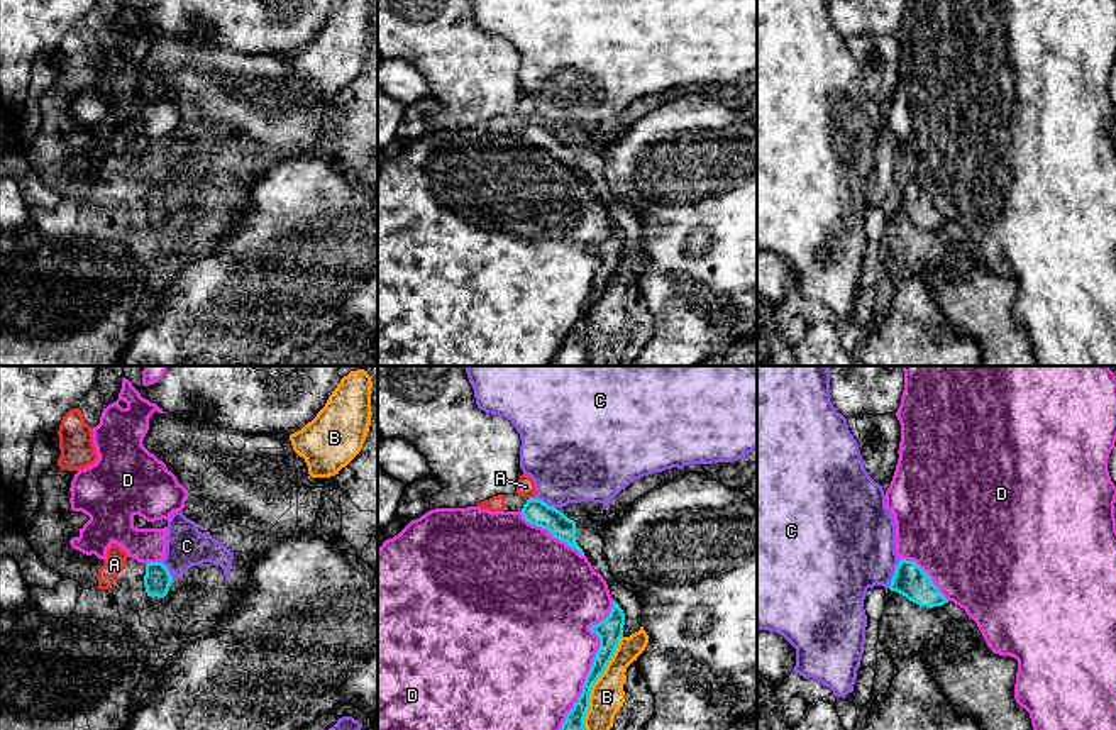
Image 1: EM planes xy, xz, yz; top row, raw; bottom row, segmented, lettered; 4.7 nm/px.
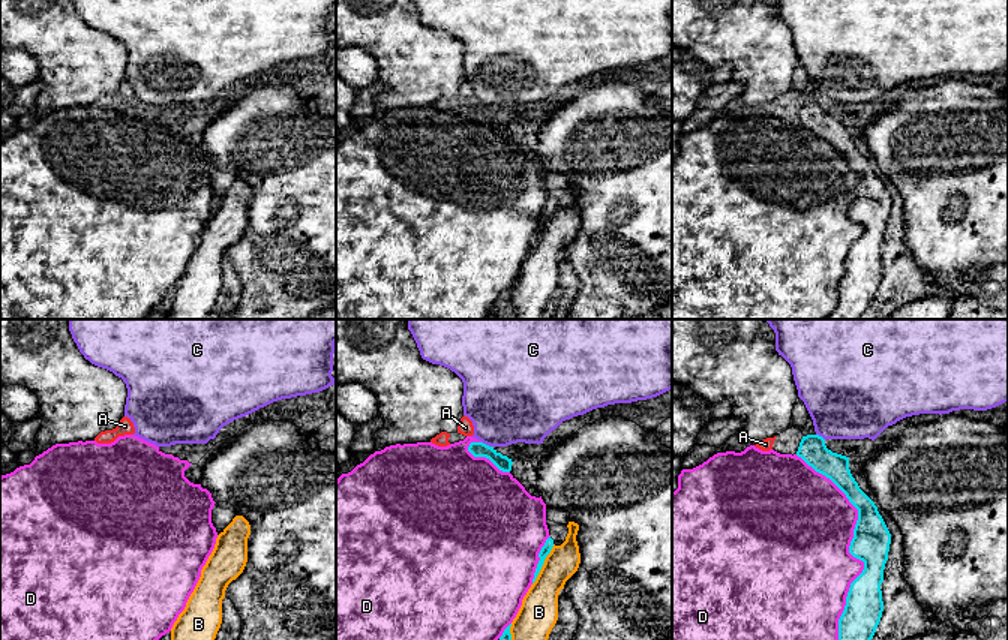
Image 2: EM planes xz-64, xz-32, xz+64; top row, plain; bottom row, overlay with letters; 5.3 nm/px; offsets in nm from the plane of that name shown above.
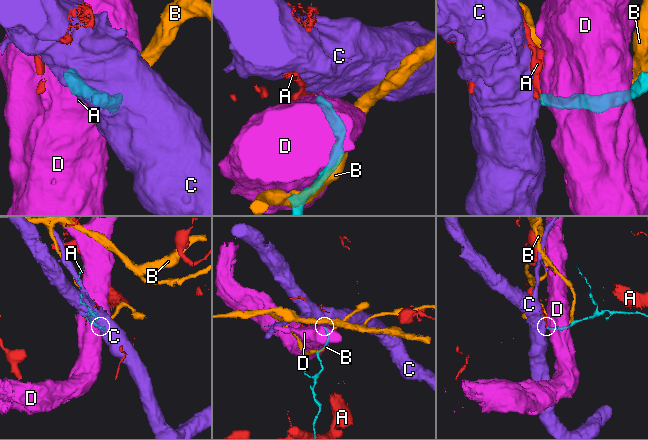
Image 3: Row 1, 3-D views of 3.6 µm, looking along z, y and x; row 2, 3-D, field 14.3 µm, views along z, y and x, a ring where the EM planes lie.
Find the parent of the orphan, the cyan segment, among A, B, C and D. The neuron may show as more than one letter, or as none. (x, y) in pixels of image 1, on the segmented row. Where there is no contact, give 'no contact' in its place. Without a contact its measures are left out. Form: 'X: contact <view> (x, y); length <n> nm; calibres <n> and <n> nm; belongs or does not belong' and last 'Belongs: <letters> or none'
A: contact xz (532, 498); length 30 nm; calibres 120 and 80 nm; does not belong
B: contact xz (596, 680); length 480 nm; calibres 120 and 160 nm; does not belong
C: contact yz (895, 575); length 140 nm; calibres 160 and 440 nm; does not belong
D: contact xz (593, 663); length 650 nm; calibres 120 and 480 nm; does not belong
Belongs: none

